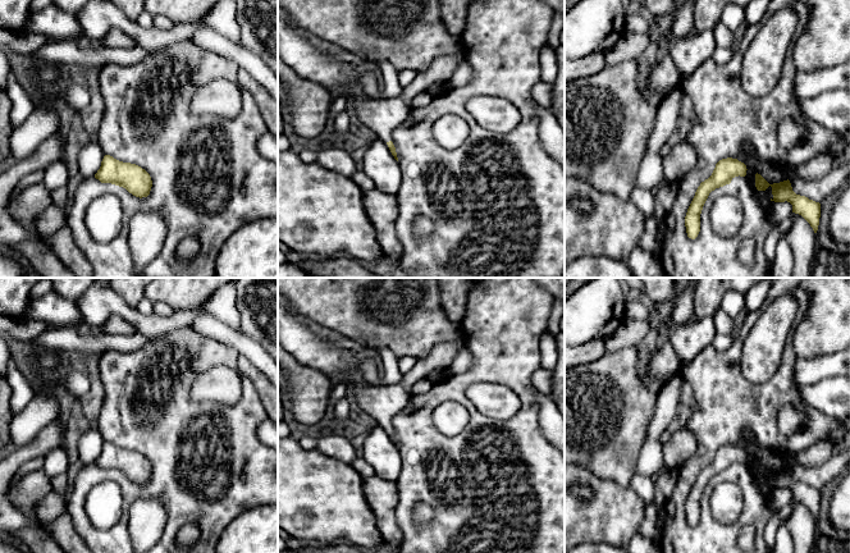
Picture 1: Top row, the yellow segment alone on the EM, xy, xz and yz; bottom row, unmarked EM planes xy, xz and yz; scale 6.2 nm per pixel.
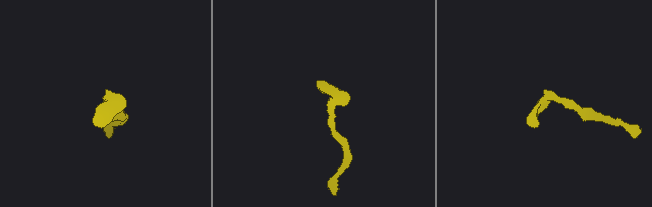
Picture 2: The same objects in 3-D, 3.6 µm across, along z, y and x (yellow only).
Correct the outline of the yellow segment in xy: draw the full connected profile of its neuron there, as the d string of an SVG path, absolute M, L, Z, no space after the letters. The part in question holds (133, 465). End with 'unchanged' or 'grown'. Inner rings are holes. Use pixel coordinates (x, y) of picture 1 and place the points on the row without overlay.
M110 442L104 443L95 465L101 470L123 474L140 485L147 484L152 474L151 463L145 456L136 451L119 448Z; unchanged

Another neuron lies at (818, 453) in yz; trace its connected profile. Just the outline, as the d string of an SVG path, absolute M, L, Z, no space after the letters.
M821 440L801 452L787 454L783 458L789 467L794 465L817 467L827 462L832 456L833 444L828 440Z

